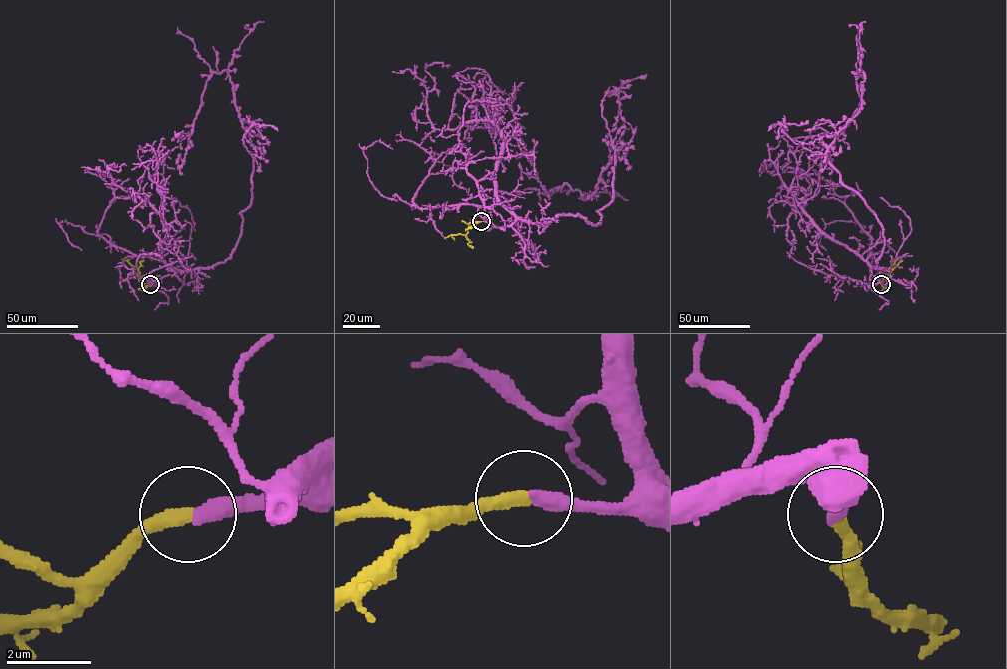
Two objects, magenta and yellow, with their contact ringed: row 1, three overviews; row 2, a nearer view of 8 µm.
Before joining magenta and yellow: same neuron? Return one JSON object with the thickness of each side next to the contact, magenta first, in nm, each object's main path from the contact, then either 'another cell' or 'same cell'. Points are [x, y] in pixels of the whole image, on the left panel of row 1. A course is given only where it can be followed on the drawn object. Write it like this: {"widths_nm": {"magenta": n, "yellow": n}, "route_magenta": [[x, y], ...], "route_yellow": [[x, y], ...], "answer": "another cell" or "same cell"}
{"widths_nm": {"magenta": 400, "yellow": 360}, "route_magenta": [[150, 284], [224, 262], [251, 203], [255, 147], [226, 70], [206, 82], [193, 131], [173, 138], [183, 131]], "route_yellow": [[150, 284], [144, 286], [138, 270], [122, 259]], "answer": "same cell"}

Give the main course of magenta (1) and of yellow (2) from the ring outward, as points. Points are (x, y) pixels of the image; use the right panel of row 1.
1: (881, 284), (882, 225), (826, 156), (860, 108), (864, 74), (852, 72), (859, 107), (838, 135), (775, 131)
2: (881, 284), (892, 270), (894, 259)

